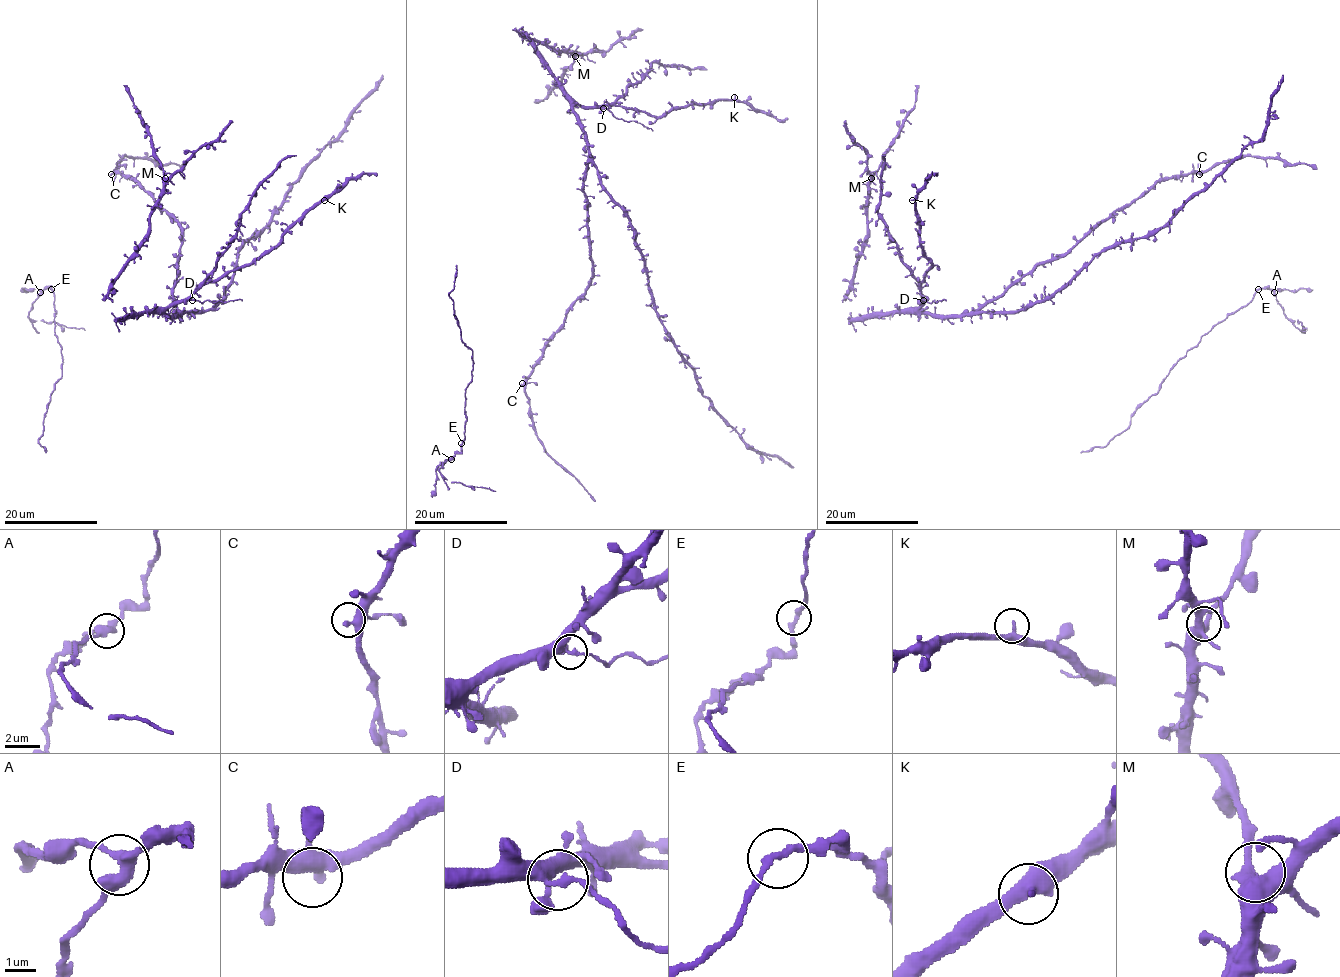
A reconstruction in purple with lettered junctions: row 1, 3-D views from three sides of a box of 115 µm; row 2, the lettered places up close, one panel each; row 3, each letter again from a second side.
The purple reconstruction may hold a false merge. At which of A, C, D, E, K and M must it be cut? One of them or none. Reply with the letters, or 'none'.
D

